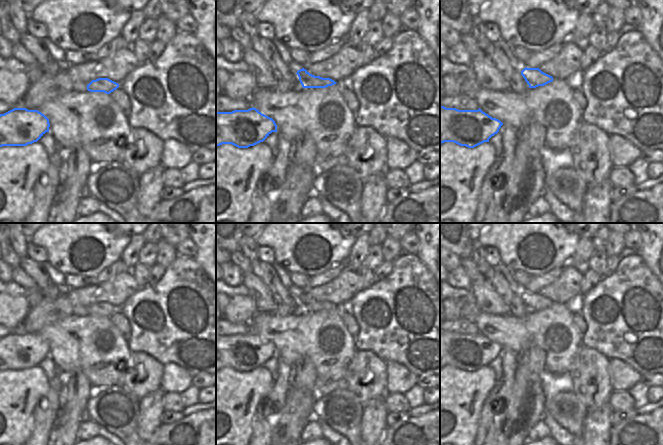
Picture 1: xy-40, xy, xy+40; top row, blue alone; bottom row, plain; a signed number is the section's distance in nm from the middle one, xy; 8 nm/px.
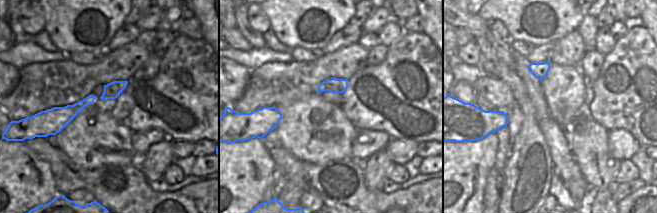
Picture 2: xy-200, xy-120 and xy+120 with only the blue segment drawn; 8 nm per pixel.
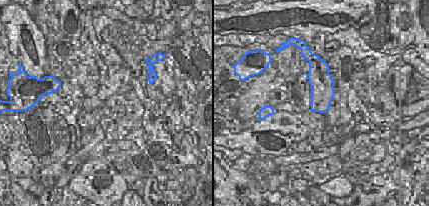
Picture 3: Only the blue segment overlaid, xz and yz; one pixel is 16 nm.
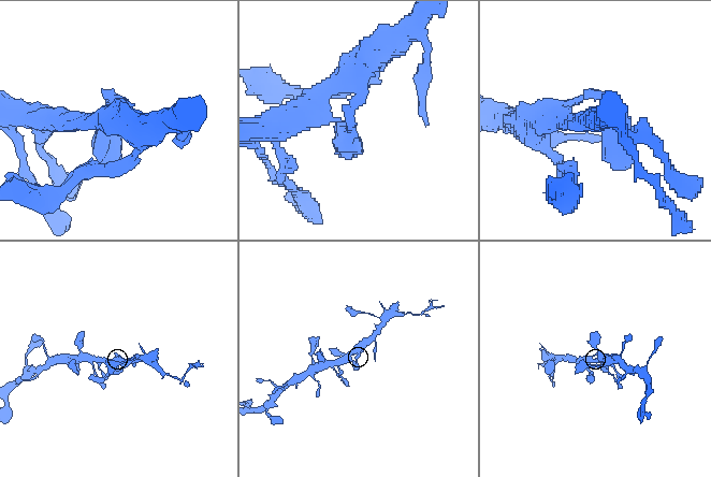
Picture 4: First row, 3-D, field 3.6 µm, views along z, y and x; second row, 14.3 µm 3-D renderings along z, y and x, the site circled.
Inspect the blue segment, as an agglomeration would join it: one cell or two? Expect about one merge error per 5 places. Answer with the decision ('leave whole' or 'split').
leave whole

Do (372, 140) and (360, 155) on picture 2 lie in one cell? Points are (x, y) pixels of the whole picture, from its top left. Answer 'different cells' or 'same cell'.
same cell

